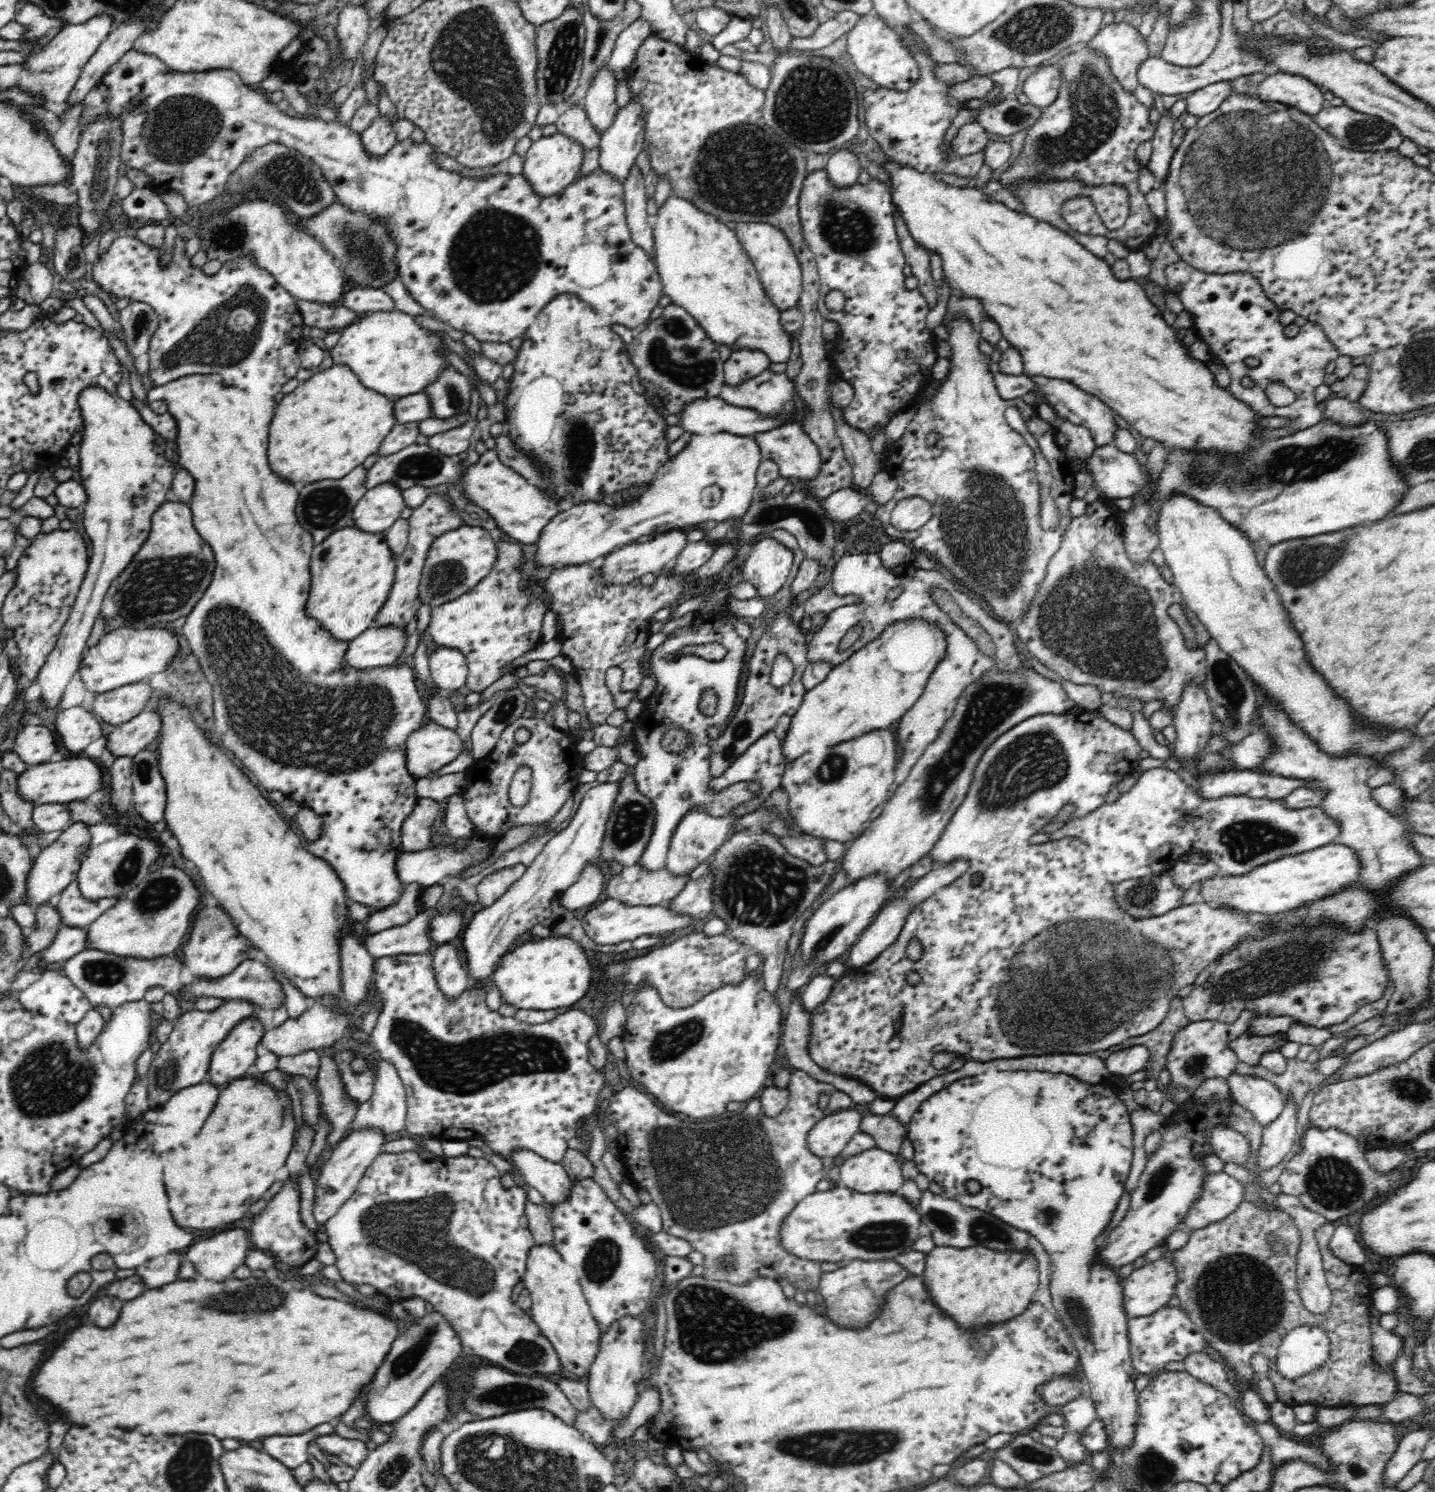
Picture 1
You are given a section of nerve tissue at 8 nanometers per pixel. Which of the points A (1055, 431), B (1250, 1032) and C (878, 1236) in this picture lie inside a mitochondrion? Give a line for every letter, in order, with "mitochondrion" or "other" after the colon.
A: other
B: other
C: mitochondrion

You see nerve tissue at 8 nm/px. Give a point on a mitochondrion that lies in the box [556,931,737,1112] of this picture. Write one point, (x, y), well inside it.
(668, 1045)

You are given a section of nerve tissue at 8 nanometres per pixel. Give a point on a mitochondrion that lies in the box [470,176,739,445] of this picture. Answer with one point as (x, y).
(673, 356)

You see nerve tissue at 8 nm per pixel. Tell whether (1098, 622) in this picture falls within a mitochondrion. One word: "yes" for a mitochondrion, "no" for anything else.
yes

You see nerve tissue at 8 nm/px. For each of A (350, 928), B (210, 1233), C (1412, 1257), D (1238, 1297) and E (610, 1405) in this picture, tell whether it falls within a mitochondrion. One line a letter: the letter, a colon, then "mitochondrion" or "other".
A: other
B: other
C: other
D: mitochondrion
E: other

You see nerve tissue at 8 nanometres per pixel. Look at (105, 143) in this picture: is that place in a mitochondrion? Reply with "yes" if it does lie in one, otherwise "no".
yes

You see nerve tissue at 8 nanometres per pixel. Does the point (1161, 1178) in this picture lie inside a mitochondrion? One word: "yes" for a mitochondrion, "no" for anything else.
yes

